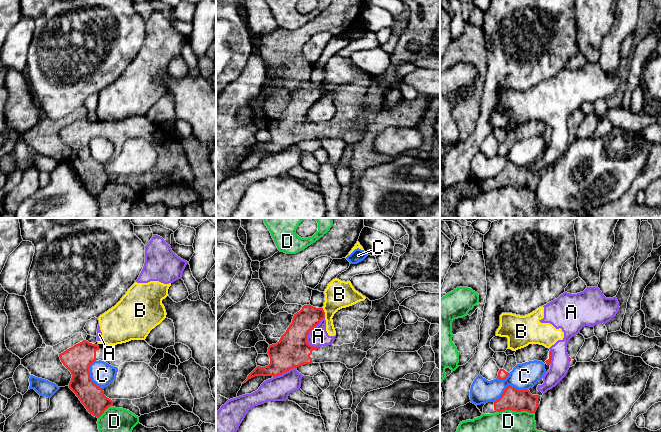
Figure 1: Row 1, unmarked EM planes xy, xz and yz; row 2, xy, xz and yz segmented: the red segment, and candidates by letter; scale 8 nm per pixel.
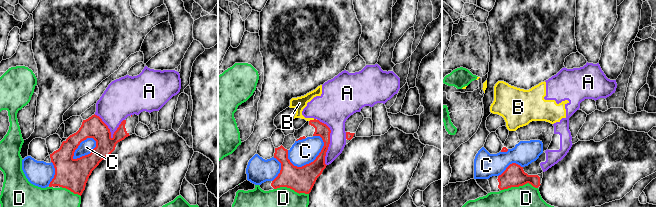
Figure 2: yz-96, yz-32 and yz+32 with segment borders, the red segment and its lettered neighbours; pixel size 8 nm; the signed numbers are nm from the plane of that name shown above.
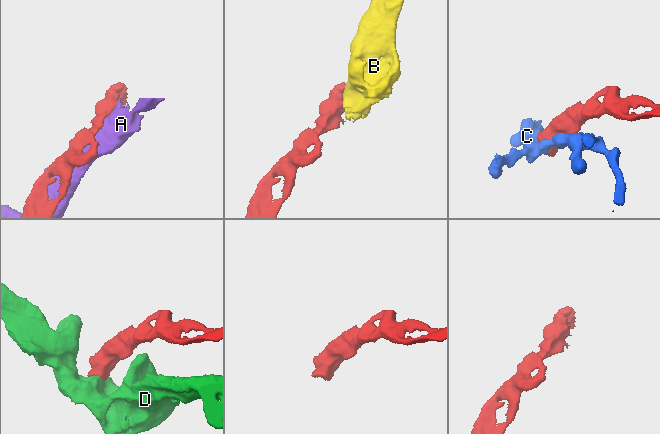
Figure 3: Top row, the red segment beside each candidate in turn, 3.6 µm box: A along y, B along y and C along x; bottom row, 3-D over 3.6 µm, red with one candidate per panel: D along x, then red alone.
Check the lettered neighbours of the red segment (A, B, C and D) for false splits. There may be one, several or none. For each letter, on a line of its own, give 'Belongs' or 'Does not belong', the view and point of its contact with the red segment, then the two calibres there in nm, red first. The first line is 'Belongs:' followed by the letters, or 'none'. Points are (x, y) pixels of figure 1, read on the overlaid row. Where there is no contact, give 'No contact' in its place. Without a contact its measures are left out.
Belongs: none
A: Does not belong. Touches red at xz (308, 332). Thickness 260 nm (red) against 160 nm
B: Does not belong. Touches red at xz (324, 312). Thickness 180 nm (red) against 220 nm
C: Does not belong. Touches red at yz (509, 385). Thickness 180 nm (red) against 220 nm
D: Does not belong. Touches red at yz (516, 411). Thickness 180 nm (red) against 180 nm

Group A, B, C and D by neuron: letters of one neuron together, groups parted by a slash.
A B / C / D

